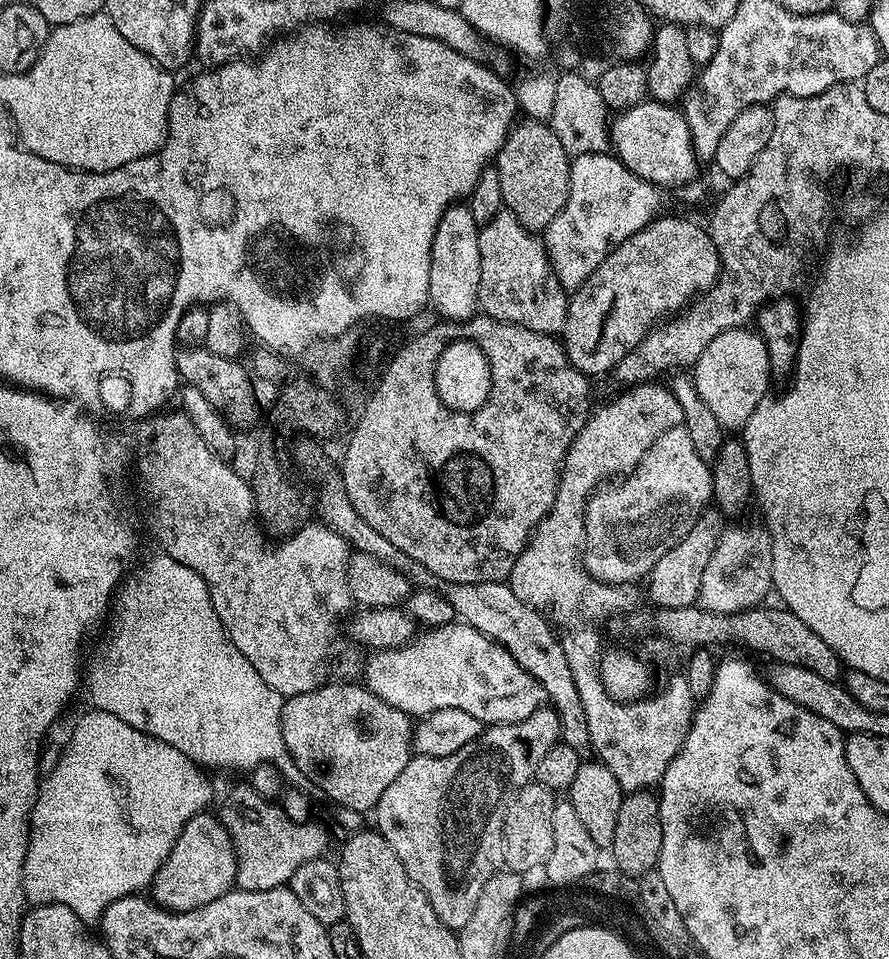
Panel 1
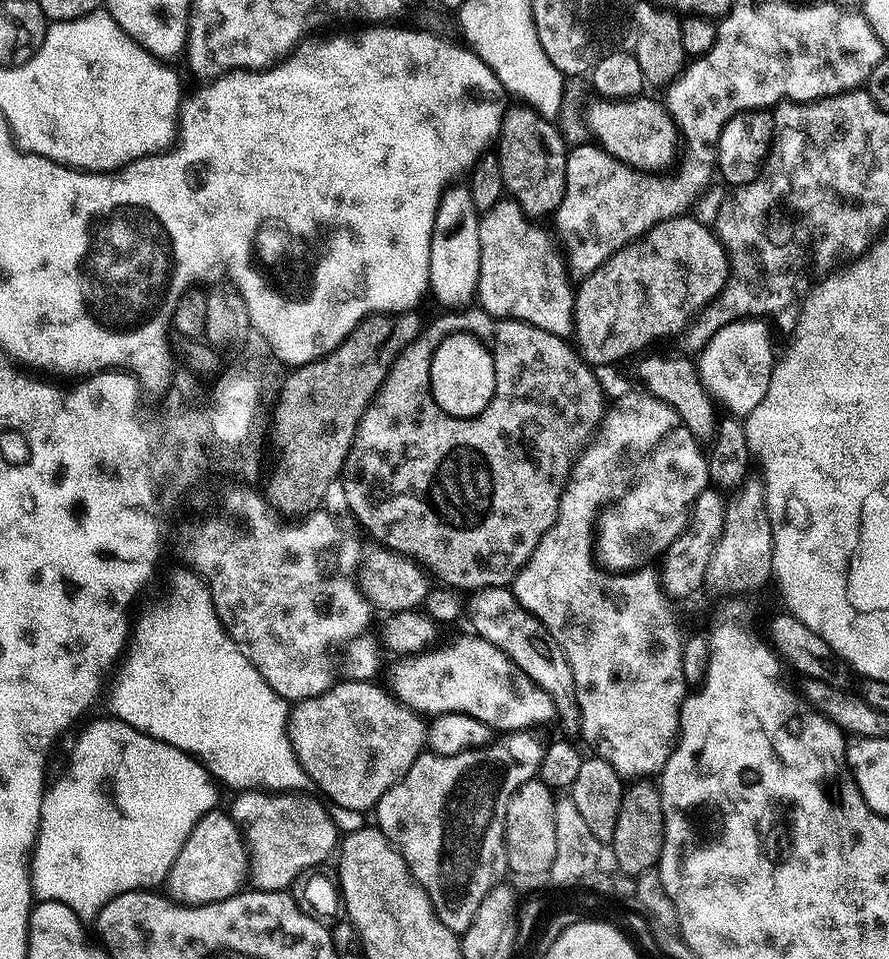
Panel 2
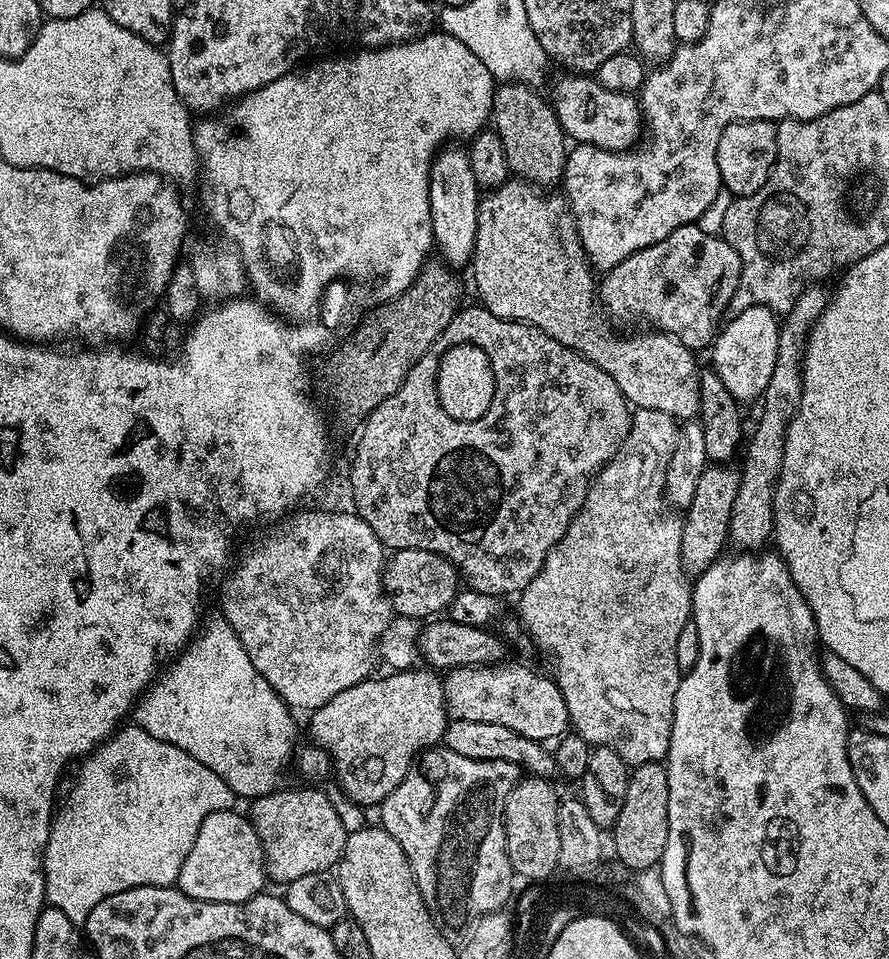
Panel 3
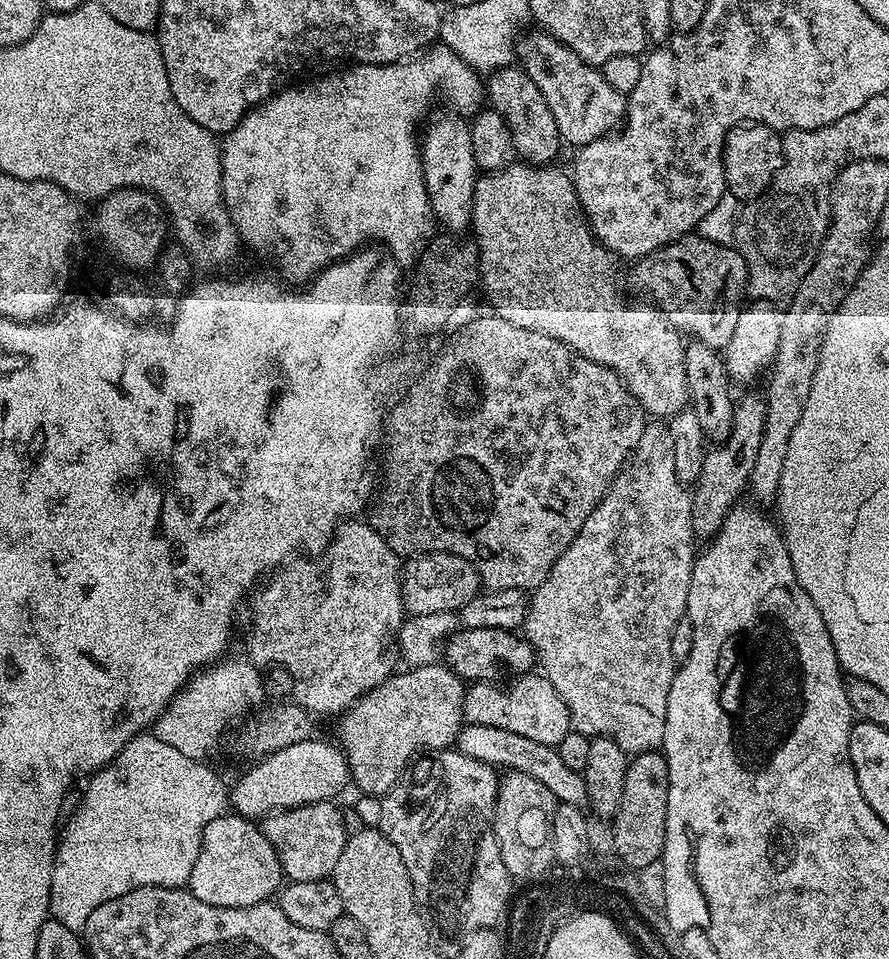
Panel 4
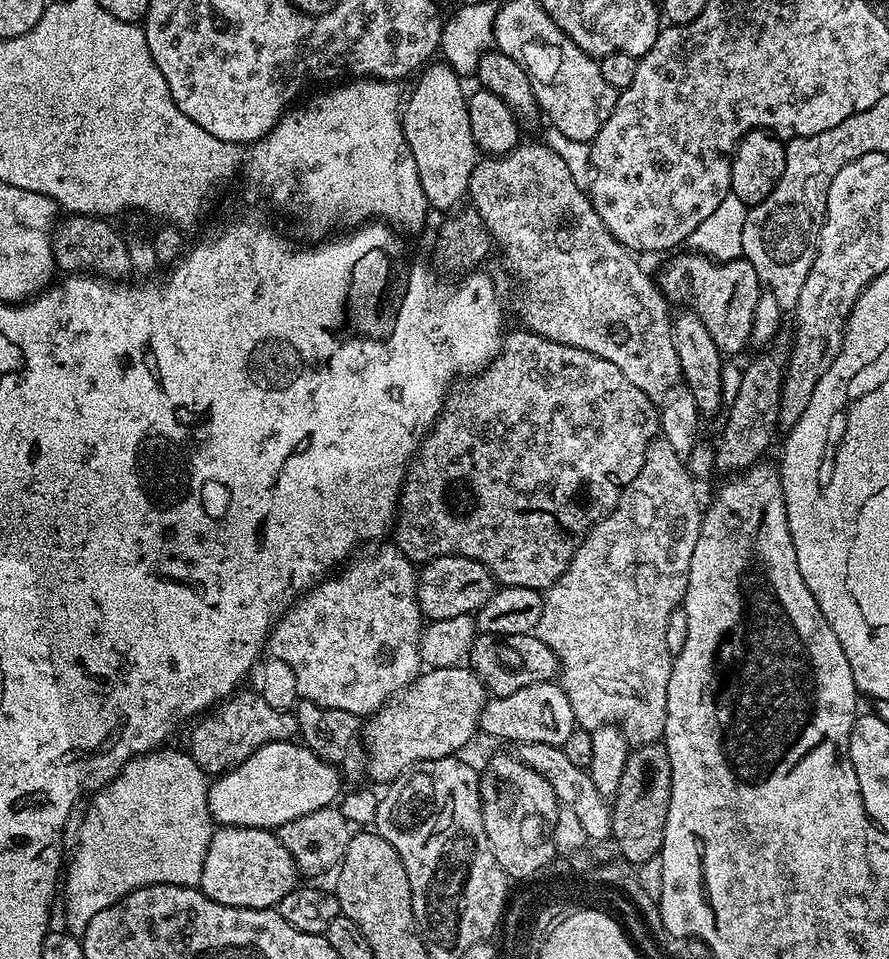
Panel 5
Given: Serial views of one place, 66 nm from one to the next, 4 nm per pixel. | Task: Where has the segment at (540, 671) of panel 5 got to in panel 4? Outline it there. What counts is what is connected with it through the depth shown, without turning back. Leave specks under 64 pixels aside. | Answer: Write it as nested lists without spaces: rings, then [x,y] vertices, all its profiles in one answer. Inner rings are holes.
[[[465,628],[449,636],[442,649],[442,660],[465,682],[511,682],[527,676],[537,663],[536,651],[528,645],[523,635],[499,628]]]

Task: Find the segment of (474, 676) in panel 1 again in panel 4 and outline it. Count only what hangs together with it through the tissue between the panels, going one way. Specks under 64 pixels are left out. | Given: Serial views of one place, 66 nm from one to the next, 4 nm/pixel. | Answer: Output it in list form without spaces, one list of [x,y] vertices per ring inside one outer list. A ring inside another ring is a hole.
[[[543,674],[522,676],[507,686],[496,682],[469,683],[464,694],[463,709],[465,721],[469,724],[496,726],[498,730],[510,730],[513,734],[523,734],[534,742],[553,746],[566,738],[572,726],[566,702],[562,702],[558,690],[554,690],[552,683]]]

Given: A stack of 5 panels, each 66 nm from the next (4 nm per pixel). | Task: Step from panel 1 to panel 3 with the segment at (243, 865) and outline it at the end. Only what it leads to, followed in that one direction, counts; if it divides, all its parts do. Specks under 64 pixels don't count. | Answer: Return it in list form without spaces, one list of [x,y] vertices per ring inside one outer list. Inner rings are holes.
[[[292,788],[289,792],[277,790],[267,796],[255,797],[251,804],[250,819],[262,842],[267,875],[271,879],[273,876],[280,886],[287,886],[294,882],[294,878],[302,878],[305,874],[328,872],[339,864],[344,844],[348,841],[349,829],[344,828],[344,820],[340,817],[339,810],[332,805],[332,800],[326,793],[319,792],[316,788]]]

